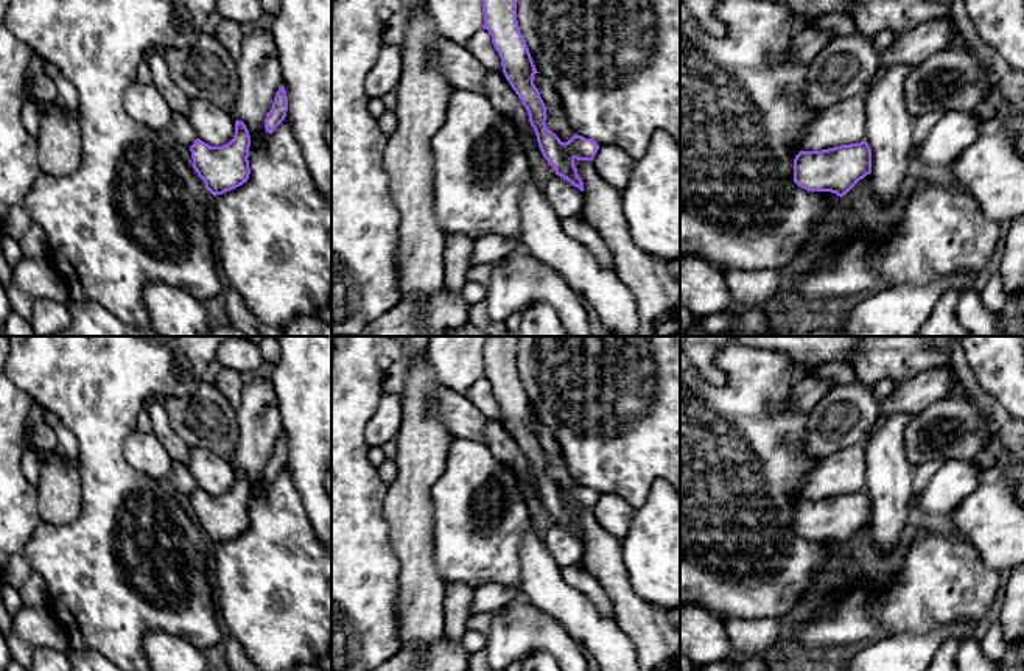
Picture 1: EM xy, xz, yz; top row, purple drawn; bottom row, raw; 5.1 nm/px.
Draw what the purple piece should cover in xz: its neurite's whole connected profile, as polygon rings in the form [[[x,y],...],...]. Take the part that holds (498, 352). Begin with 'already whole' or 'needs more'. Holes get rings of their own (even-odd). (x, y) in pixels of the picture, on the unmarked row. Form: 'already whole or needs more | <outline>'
already whole | [[[486,336],[482,346],[484,374],[501,406],[503,422],[528,459],[543,506],[556,523],[584,540],[574,509],[593,509],[599,494],[574,483],[562,490],[546,476],[546,455],[534,433],[538,422],[517,369],[518,336]]]

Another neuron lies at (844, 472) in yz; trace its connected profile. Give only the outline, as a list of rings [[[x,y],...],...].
[[[862,442],[837,453],[820,456],[797,492],[800,500],[822,500],[865,490],[865,445]]]

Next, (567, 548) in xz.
[[[556,523],[548,529],[543,539],[560,570],[582,562],[585,550],[584,542],[566,528]]]

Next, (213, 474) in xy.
[[[191,448],[187,465],[195,476],[198,487],[210,495],[223,495],[235,484],[237,467],[233,462],[207,448]]]

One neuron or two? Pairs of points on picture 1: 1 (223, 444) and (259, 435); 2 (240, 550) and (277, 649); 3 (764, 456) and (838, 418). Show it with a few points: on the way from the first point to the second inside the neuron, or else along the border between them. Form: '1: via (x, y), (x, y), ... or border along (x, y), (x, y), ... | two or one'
1: border along (237, 408), (238, 444), (232, 461) | two
2: via (265, 575), (268, 606), (277, 615), (277, 625) | one
3: border along (806, 413), (805, 450), (819, 456) | two

